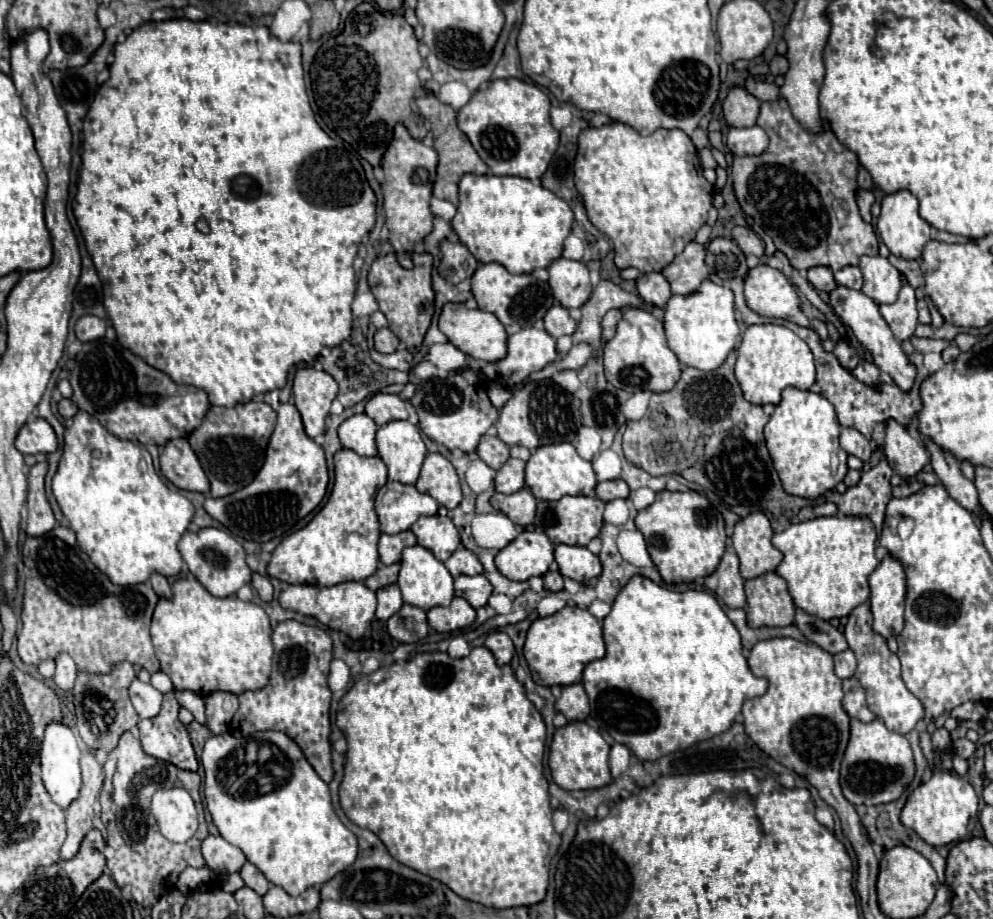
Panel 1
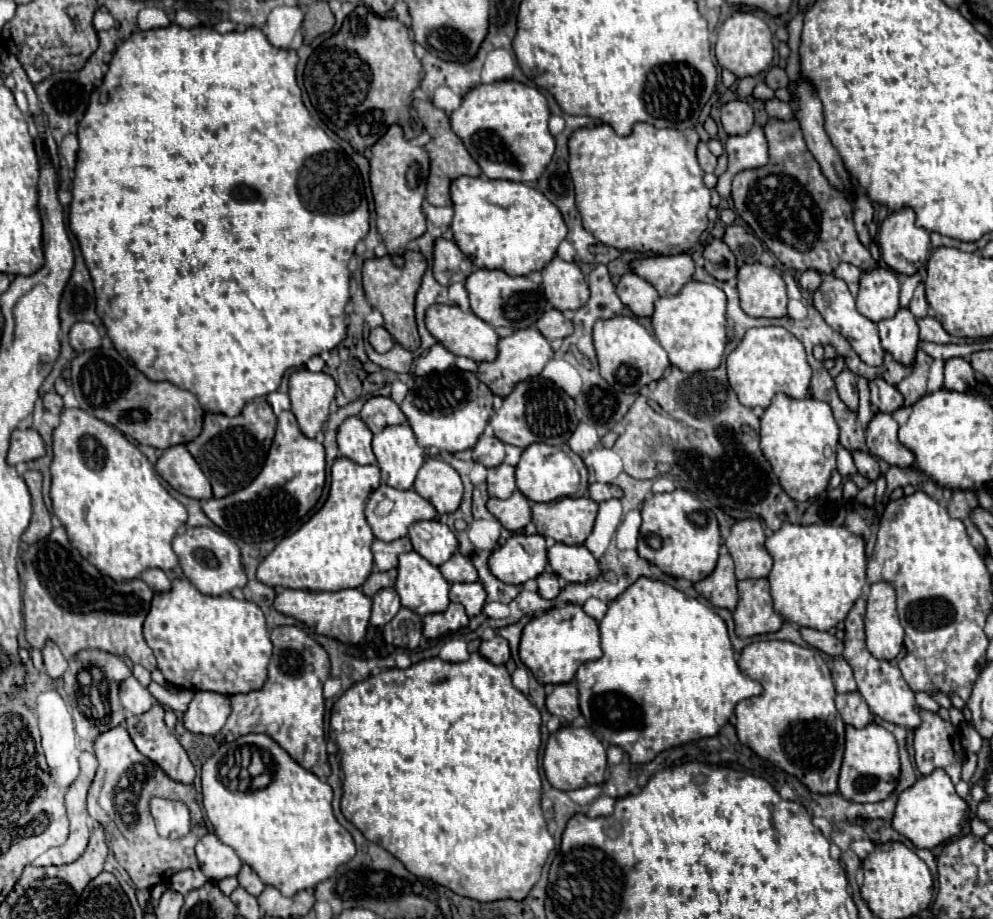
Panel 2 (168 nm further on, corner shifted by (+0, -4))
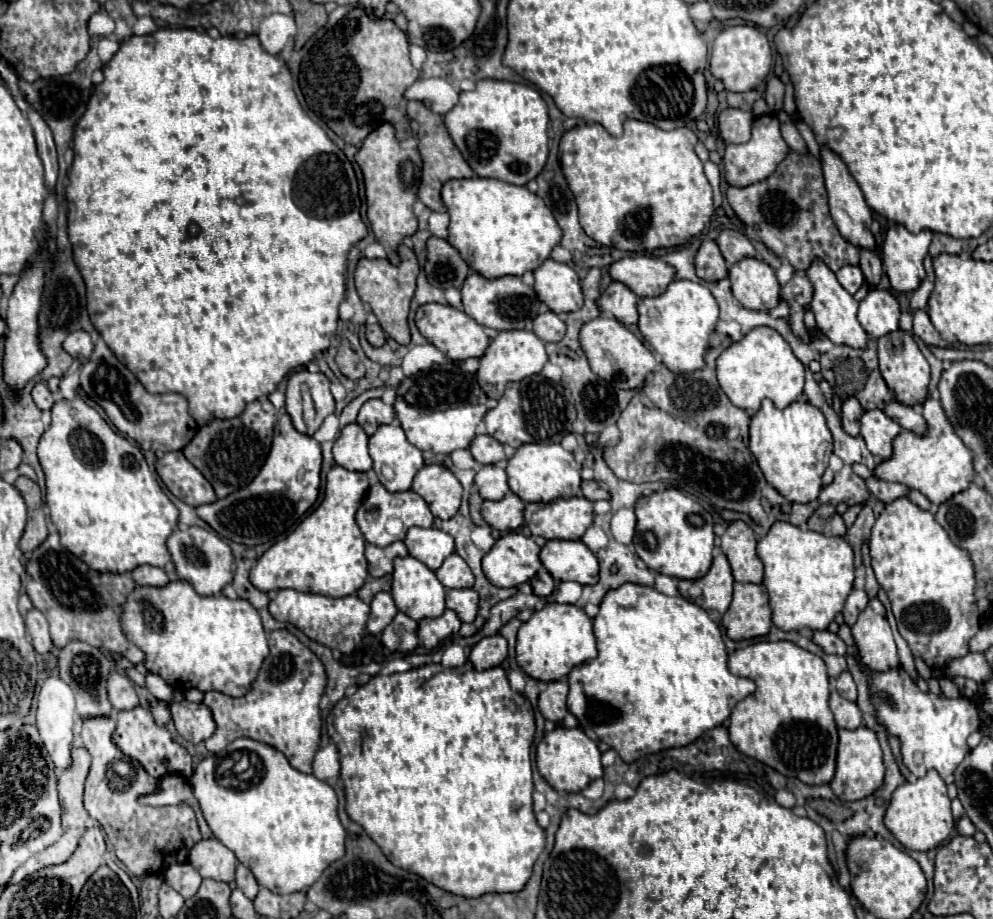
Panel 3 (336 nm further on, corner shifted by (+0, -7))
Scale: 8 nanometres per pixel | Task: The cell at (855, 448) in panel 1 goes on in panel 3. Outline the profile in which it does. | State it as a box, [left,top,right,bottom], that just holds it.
[866,476,908,504]

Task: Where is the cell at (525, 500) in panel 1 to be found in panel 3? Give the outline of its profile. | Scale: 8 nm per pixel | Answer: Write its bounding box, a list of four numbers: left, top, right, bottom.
[482,492,524,532]

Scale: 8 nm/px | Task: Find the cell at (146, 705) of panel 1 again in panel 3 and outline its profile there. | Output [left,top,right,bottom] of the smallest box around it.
[108,670,140,712]

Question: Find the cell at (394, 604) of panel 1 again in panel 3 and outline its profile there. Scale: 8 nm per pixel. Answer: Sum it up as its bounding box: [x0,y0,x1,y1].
[368,592,396,634]

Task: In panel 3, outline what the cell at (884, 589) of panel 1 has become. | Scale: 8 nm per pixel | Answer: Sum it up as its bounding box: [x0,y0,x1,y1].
[852,598,900,672]

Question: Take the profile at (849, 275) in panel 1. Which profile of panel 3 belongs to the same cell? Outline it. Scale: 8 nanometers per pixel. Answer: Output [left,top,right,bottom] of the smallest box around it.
[836,266,864,294]

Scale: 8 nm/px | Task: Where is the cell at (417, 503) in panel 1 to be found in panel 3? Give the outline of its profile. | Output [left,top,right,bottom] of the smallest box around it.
[356,482,434,546]

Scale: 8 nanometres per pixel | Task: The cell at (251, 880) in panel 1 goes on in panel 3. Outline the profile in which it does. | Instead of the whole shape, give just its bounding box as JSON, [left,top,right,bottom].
[236,864,260,900]

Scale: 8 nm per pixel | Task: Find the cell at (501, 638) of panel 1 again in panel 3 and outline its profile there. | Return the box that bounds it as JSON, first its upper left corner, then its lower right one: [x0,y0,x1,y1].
[470,634,508,670]

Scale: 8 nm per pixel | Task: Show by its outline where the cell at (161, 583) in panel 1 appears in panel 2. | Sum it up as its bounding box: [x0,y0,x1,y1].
[140,569,170,593]

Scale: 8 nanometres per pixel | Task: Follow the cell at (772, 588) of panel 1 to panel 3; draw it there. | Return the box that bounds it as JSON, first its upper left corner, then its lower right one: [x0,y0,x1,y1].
[722,584,772,640]

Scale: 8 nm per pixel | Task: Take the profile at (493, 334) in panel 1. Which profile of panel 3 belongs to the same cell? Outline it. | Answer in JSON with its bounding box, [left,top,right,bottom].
[416,304,490,360]

